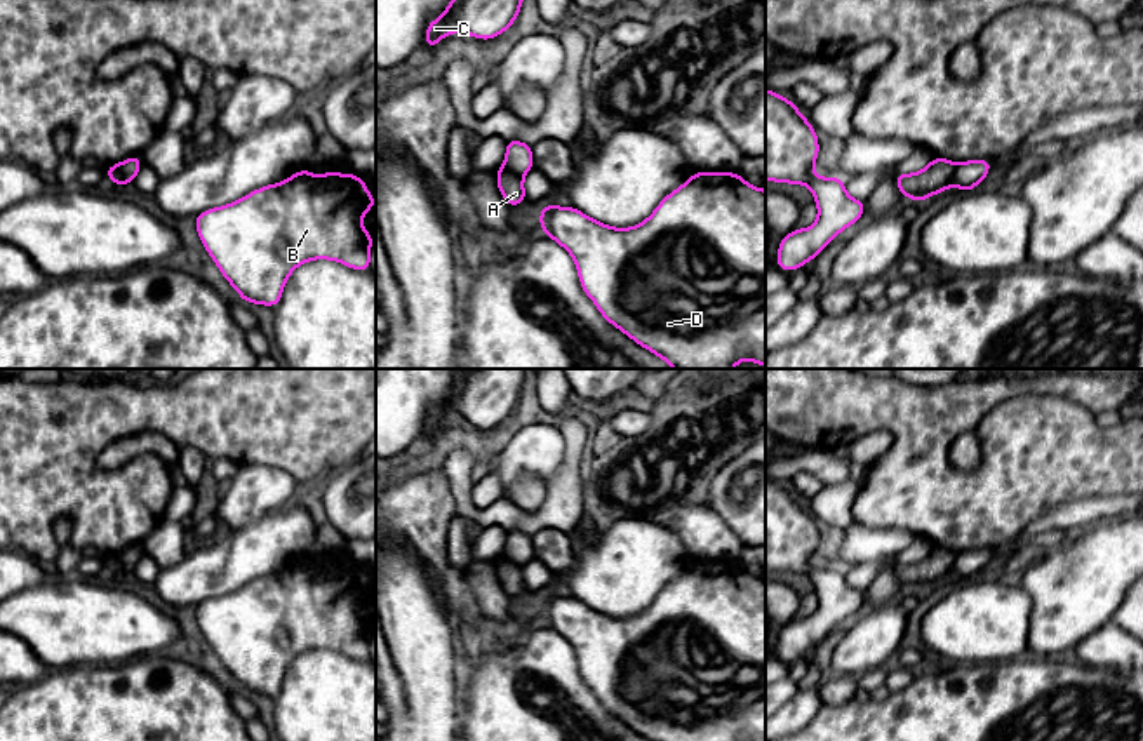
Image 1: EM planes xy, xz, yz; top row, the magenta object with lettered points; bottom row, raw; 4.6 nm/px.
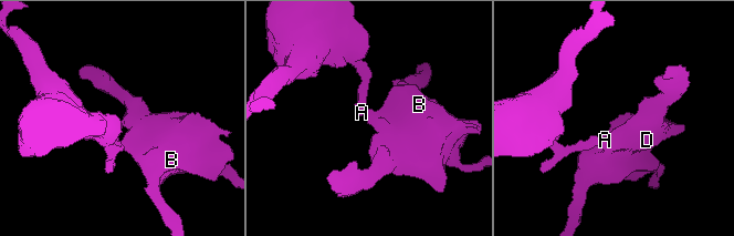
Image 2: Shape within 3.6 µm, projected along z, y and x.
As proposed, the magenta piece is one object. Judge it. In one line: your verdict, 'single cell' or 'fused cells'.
fused cells

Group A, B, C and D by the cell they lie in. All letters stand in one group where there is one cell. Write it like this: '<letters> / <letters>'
A B D / C

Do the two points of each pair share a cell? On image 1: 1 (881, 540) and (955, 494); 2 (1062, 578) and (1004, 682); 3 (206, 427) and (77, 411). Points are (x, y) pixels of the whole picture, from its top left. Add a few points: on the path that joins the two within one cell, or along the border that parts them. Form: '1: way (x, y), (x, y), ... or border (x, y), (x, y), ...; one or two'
1: border (856, 522), (867, 527), (907, 529), (914, 536); two
2: border (1036, 654), (1069, 656); two
3: way (174, 411), (108, 411); one

